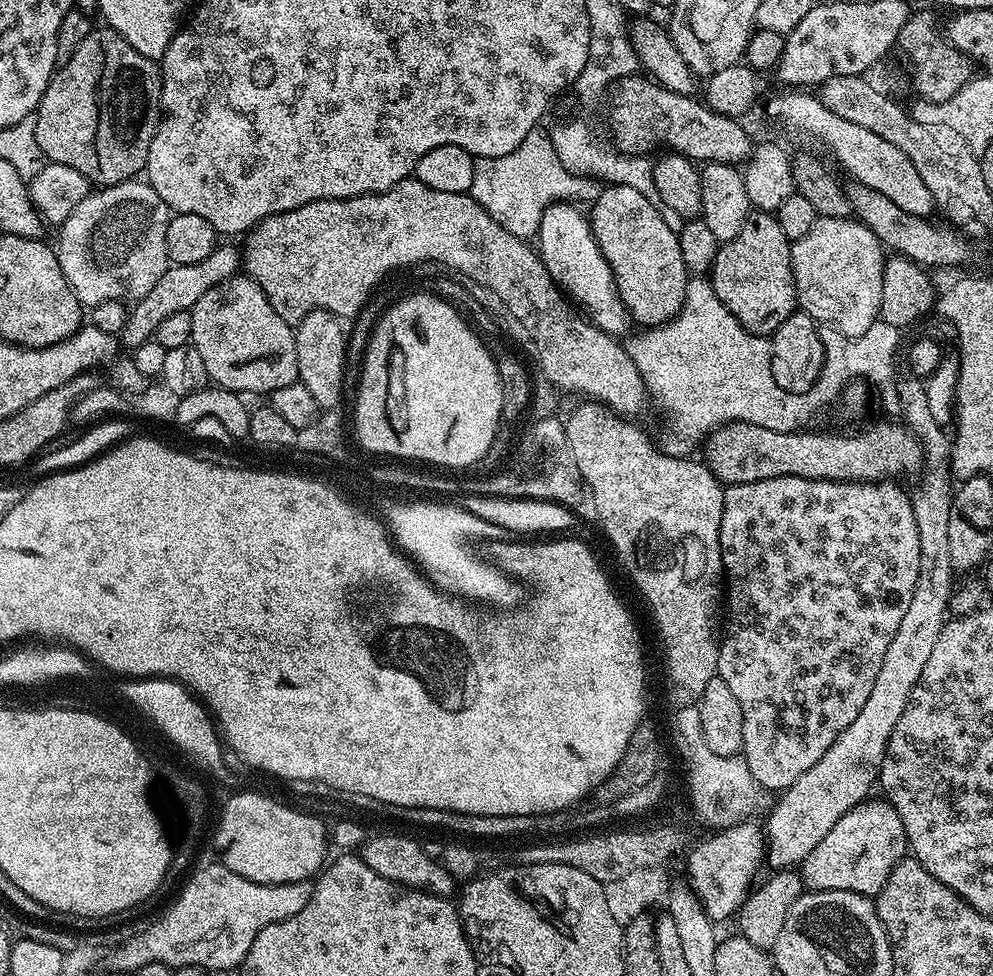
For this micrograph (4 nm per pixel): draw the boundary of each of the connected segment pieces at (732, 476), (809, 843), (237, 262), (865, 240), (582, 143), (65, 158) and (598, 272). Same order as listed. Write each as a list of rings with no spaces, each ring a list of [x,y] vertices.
[[[880,420],[877,424],[868,424],[865,428],[860,428],[857,432],[808,432],[809,430],[797,430],[794,432],[779,432],[778,430],[766,430],[766,426],[754,426],[753,424],[722,424],[707,437],[708,440],[708,457],[706,463],[716,479],[721,484],[727,486],[730,484],[745,484],[746,482],[762,482],[766,478],[778,478],[779,476],[798,476],[800,478],[810,478],[811,480],[863,480],[865,482],[884,482],[889,478],[900,478],[896,476],[908,476],[911,472],[919,473],[926,457],[924,449],[921,448],[916,436],[909,432],[903,423],[895,422],[891,424],[888,420]]]
[[[927,468],[919,477],[920,485],[916,489],[911,489],[910,499],[912,501],[912,509],[914,510],[914,522],[918,522],[918,582],[914,582],[914,594],[910,598],[910,606],[906,609],[906,615],[902,617],[902,622],[898,625],[898,630],[894,634],[894,639],[890,641],[890,647],[886,650],[886,654],[882,657],[882,666],[878,669],[878,678],[874,678],[874,687],[870,689],[870,695],[866,697],[866,703],[862,705],[862,711],[858,714],[858,718],[854,718],[854,722],[850,722],[850,726],[846,726],[846,730],[842,730],[842,734],[838,734],[838,738],[830,746],[830,750],[826,750],[826,754],[822,754],[822,758],[818,758],[818,762],[814,762],[814,766],[810,766],[810,770],[806,774],[802,774],[802,778],[798,778],[798,782],[794,782],[789,788],[783,789],[779,793],[778,799],[773,803],[770,811],[767,813],[766,821],[766,864],[772,870],[788,870],[793,866],[798,866],[804,860],[806,854],[810,854],[810,850],[814,850],[814,846],[818,846],[818,842],[822,842],[822,838],[826,838],[829,830],[834,830],[834,822],[838,822],[850,811],[854,806],[858,806],[863,800],[869,799],[873,795],[872,787],[877,787],[880,779],[880,767],[884,761],[884,755],[888,749],[890,742],[890,734],[894,734],[894,726],[898,726],[898,718],[902,718],[902,710],[906,710],[906,702],[910,702],[914,686],[918,682],[918,678],[922,678],[922,670],[926,667],[926,662],[930,659],[930,653],[934,651],[934,645],[938,643],[938,634],[942,634],[946,623],[946,617],[949,615],[948,602],[952,597],[954,587],[954,569],[950,562],[950,502],[954,491],[953,485],[948,485],[948,472],[944,468]]]
[[[224,243],[212,251],[210,258],[202,258],[200,264],[172,264],[169,266],[166,274],[162,274],[162,278],[158,278],[158,282],[154,282],[150,294],[146,294],[141,300],[135,301],[127,309],[124,329],[118,335],[119,343],[123,347],[125,344],[128,350],[135,350],[140,344],[145,344],[147,340],[155,337],[158,325],[163,319],[170,318],[170,314],[191,312],[193,306],[198,302],[198,298],[202,298],[202,294],[206,294],[206,290],[210,290],[224,280],[237,275],[242,268],[241,249],[237,245],[236,248],[232,245],[235,243]]]
[[[817,216],[814,226],[810,226],[810,234],[792,245],[792,273],[799,307],[811,315],[818,325],[837,328],[843,336],[866,334],[866,330],[870,330],[880,314],[885,259],[884,245],[859,220],[842,216]]]
[[[582,120],[551,125],[549,136],[554,145],[554,152],[566,170],[575,176],[594,177],[604,181],[607,185],[618,184],[633,187],[638,193],[645,195],[650,204],[662,214],[662,220],[670,230],[675,234],[681,232],[684,220],[659,197],[658,190],[654,187],[654,162],[647,155],[625,153],[613,148],[610,144],[608,146],[598,139],[589,124]]]
[[[107,26],[93,27],[92,32],[86,34],[86,38],[82,38],[82,43],[78,45],[78,50],[74,50],[74,54],[70,54],[68,61],[59,65],[56,71],[52,73],[50,82],[40,99],[40,105],[37,106],[34,113],[38,146],[42,150],[45,161],[61,164],[62,166],[70,166],[70,170],[78,170],[78,174],[82,174],[89,182],[96,186],[121,184],[127,180],[139,177],[147,169],[150,142],[154,142],[156,127],[160,125],[160,117],[162,115],[160,107],[161,79],[162,68],[157,61],[138,54],[138,50],[134,50],[134,46],[130,46],[130,42],[126,42],[126,38],[119,36],[113,28]]]
[[[572,202],[552,204],[547,208],[542,214],[538,233],[538,241],[540,240],[538,256],[544,261],[552,281],[560,285],[561,289],[579,305],[584,315],[604,332],[620,338],[629,331],[627,330],[628,324],[630,325],[628,309],[625,308],[618,294],[614,274],[594,238],[589,217],[585,213],[583,216],[579,210],[581,211]]]

